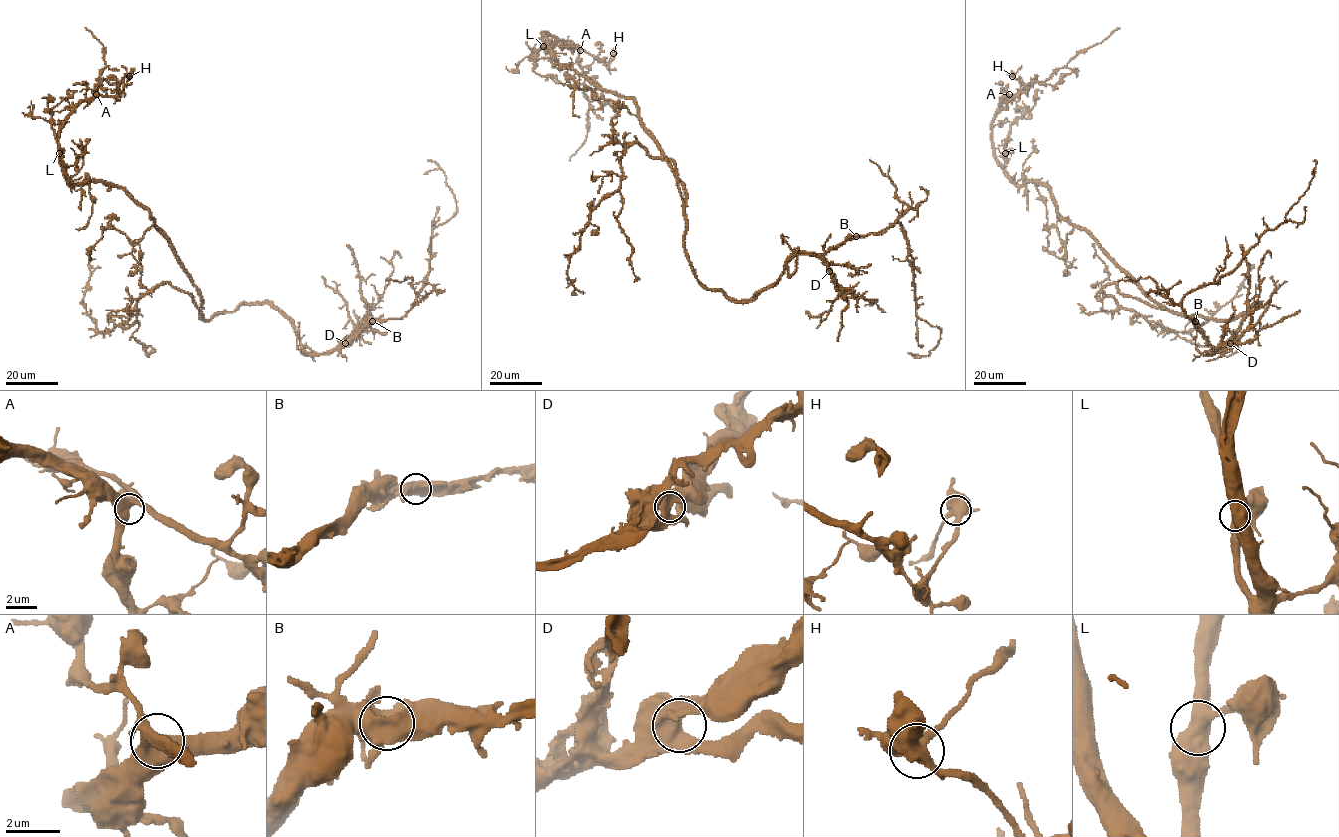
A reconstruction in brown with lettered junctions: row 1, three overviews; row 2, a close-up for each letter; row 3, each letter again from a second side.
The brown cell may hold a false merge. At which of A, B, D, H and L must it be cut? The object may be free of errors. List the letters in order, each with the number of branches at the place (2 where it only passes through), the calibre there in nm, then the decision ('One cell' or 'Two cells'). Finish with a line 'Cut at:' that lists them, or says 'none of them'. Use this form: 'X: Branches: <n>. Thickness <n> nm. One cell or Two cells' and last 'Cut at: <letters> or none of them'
A: Branches: 4. Thickness 480 nm. One cell
B: Branches: 4. Thickness 550 nm. One cell
D: Branches: 3. Thickness 600 nm. One cell
H: Branches: 3. Thickness 550 nm. One cell
L: Branches: 3. Thickness 500 nm. One cell
Cut at: none of them

